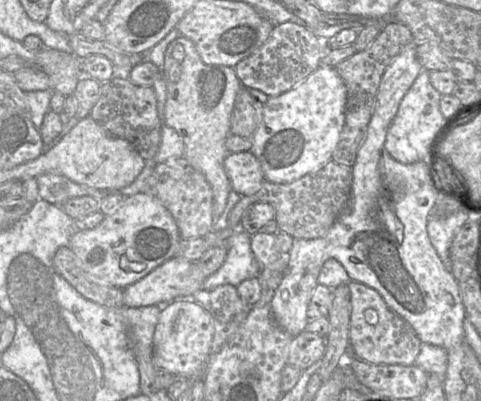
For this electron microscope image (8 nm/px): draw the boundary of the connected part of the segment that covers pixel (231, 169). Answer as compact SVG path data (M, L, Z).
M250 151L230 152L224 168L232 190L241 196L255 194L265 181L260 162Z

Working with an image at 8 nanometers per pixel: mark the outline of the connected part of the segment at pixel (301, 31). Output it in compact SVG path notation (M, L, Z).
M293 22L273 27L268 39L234 70L243 87L262 91L269 97L280 95L302 82L321 65L321 45L312 31Z

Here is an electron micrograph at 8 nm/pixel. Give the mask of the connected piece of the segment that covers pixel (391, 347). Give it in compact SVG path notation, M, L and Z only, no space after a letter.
M349 281L348 286L351 298L350 345L354 357L374 364L414 364L422 342L412 327L388 307L375 289L356 281Z

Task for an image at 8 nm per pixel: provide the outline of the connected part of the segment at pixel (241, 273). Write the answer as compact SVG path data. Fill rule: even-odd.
M238 229L228 238L228 252L223 265L206 278L202 289L212 290L224 284L231 284L237 287L246 279L257 278L259 272L260 265L251 249L251 235Z

